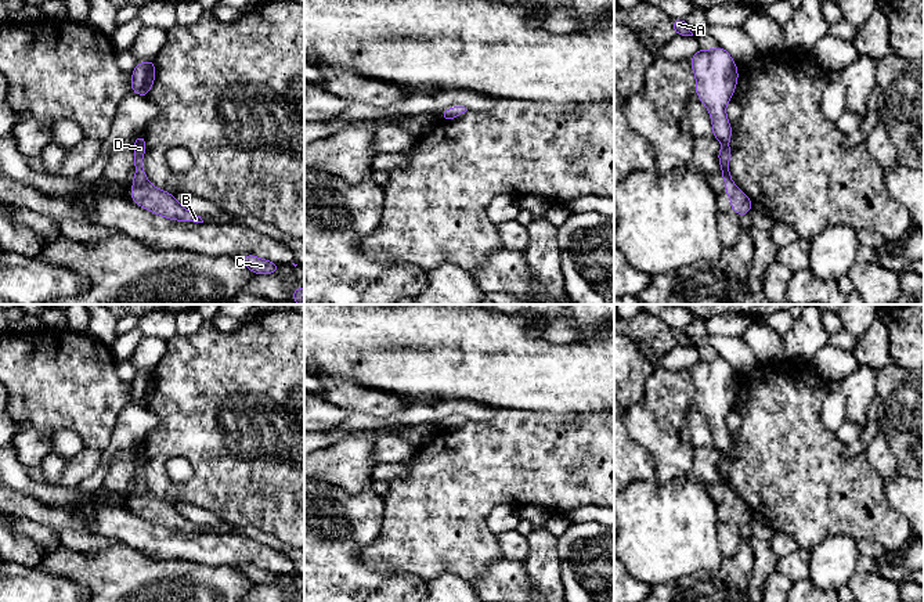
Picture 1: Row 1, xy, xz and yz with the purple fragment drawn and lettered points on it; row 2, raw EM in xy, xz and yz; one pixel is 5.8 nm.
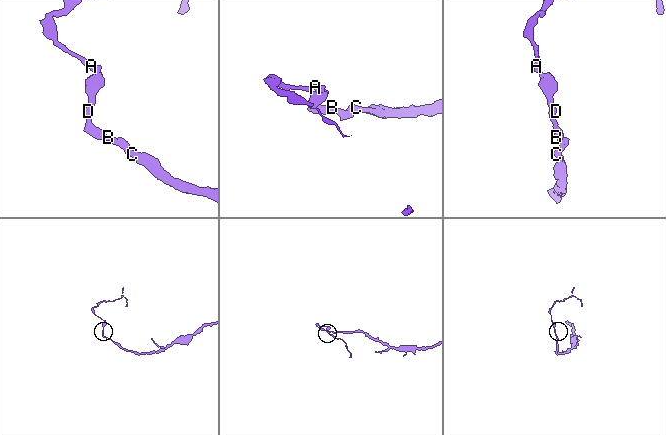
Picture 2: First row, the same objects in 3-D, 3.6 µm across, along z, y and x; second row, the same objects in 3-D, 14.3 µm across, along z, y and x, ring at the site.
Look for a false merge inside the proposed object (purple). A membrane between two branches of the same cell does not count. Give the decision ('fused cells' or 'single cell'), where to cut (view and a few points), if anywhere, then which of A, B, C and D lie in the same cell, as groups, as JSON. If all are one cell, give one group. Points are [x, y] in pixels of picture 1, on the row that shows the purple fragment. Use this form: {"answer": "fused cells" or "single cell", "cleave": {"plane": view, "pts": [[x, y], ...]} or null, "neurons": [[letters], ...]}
{"answer": "single cell", "cleave": null, "neurons": [["A", "B", "C", "D"]]}

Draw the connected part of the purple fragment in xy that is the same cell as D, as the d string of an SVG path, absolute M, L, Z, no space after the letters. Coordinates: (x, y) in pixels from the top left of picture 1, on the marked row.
M138 136L134 141L134 169L136 176L131 184L131 201L165 219L177 221L203 223L201 216L187 210L173 194L159 190L156 185L148 183L148 177L142 169L142 158L145 155L145 137Z

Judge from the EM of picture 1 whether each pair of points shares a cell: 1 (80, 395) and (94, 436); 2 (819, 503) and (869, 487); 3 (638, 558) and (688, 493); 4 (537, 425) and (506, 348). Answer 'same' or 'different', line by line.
1: same
2: same
3: same
4: different

